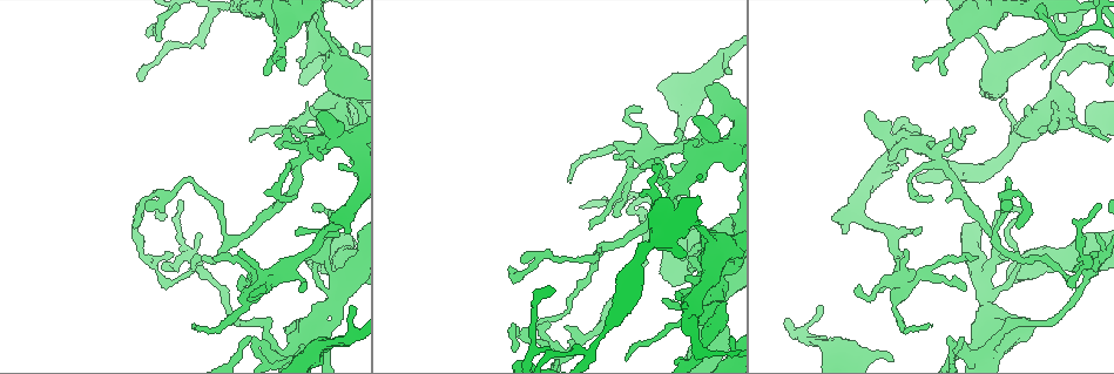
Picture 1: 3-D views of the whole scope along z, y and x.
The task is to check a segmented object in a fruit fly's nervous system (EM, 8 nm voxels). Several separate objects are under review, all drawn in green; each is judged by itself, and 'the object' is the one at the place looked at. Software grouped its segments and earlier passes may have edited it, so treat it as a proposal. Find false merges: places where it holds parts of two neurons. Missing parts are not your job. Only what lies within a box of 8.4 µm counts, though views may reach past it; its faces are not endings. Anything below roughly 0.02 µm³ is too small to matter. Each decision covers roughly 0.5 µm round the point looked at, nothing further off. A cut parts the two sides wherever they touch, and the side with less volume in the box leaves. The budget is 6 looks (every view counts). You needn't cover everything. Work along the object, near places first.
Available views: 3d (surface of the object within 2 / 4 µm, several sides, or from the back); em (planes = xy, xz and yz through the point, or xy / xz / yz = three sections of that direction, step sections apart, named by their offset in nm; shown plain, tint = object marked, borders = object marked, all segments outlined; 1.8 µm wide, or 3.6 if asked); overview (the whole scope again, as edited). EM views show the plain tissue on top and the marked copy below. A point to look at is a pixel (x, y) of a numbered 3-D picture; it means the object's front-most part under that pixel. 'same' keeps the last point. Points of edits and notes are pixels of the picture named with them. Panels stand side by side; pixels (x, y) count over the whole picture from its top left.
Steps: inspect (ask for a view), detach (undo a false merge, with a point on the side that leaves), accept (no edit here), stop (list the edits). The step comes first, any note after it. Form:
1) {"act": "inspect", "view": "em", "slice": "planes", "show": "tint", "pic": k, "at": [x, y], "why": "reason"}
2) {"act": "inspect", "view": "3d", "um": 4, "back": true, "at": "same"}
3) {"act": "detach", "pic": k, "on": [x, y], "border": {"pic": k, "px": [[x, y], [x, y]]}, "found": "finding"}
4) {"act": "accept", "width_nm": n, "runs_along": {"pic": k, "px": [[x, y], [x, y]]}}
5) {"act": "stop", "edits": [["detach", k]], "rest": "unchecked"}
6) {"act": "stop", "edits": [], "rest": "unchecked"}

{"act": "inspect", "view": "em", "slice": "xy", "step": 4, "show": "tint", "pic": 1, "at": [337, 139], "why": "looks like a crossing"}

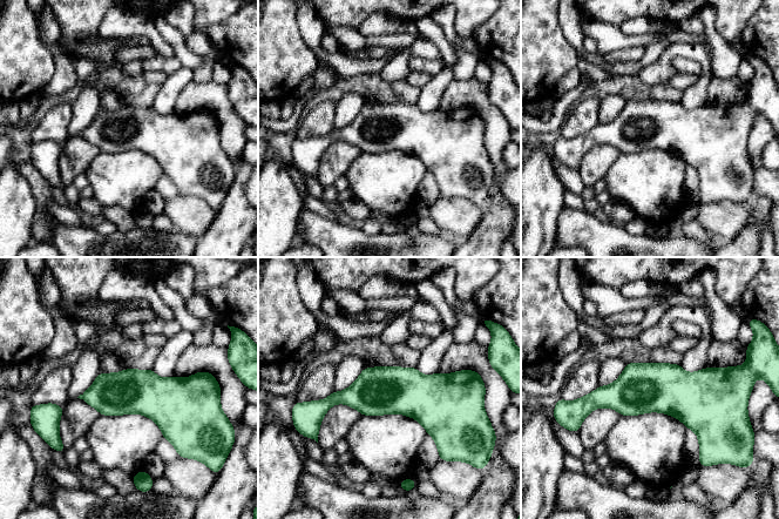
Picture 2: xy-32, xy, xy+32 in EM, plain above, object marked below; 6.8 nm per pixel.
{"act": "accept", "width_nm": 300, "runs_along": {"pic": 2, "px": [[723, 384], [583, 400]]}, "found": "one neuron here"}

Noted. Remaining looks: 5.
{"act": "inspect", "view": "3d", "um": 4, "pic": 1, "at": [983, 343], "why": "abrupt turn"}

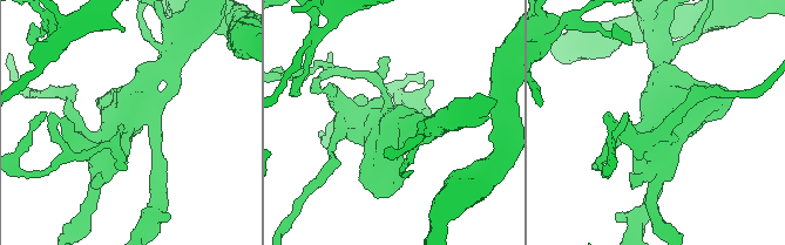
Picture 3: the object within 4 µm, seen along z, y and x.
{"act": "inspect", "view": "em", "um": 3.6, "slice": "xz", "step": 4, "show": "tint", "pic": 3, "at": [389, 120], "why": "need the tissue"}

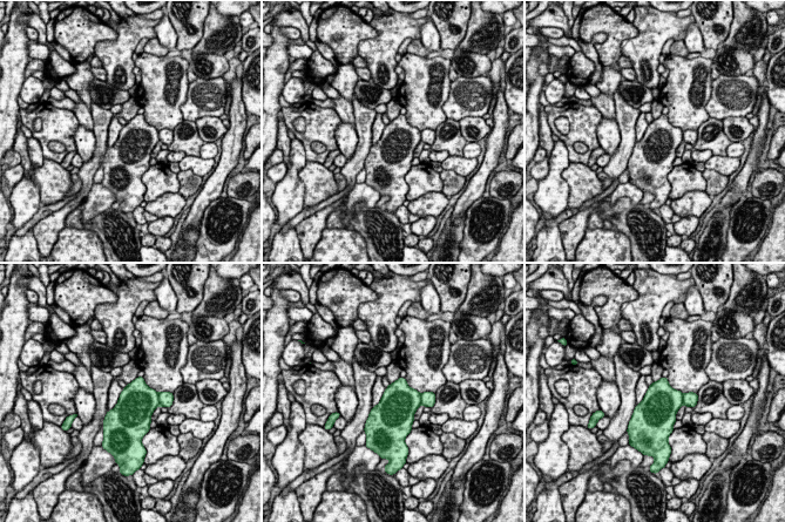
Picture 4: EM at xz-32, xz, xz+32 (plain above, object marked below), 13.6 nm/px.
{"act": "inspect", "view": "em", "um": 3.6, "slice": "planes", "show": "tint", "at": "same", "why": "cut it another way"}

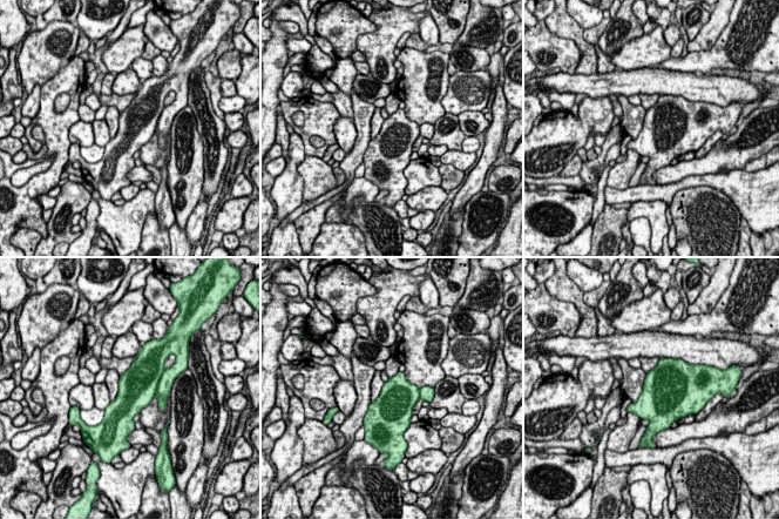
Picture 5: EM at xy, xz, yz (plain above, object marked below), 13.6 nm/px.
{"act": "accept", "found": "one neuron here"}

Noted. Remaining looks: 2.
{"act": "inspect", "view": "em", "slice": "planes", "show": "tint", "pic": 1, "at": [176, 263], "why": "thick turns thin"}

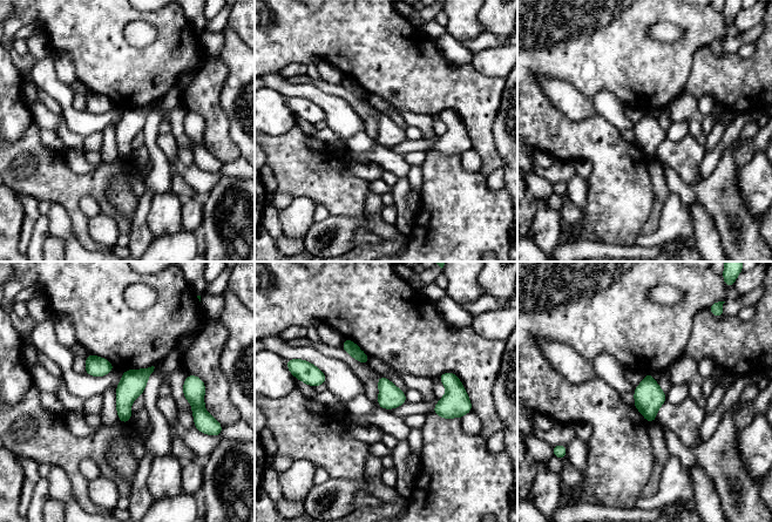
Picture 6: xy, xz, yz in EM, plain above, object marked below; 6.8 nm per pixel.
{"act": "accept", "width_nm": 160, "found": "continuous, no second neuron"}

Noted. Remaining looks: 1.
{"act": "stop", "edits": [], "rest": "unchecked"}

